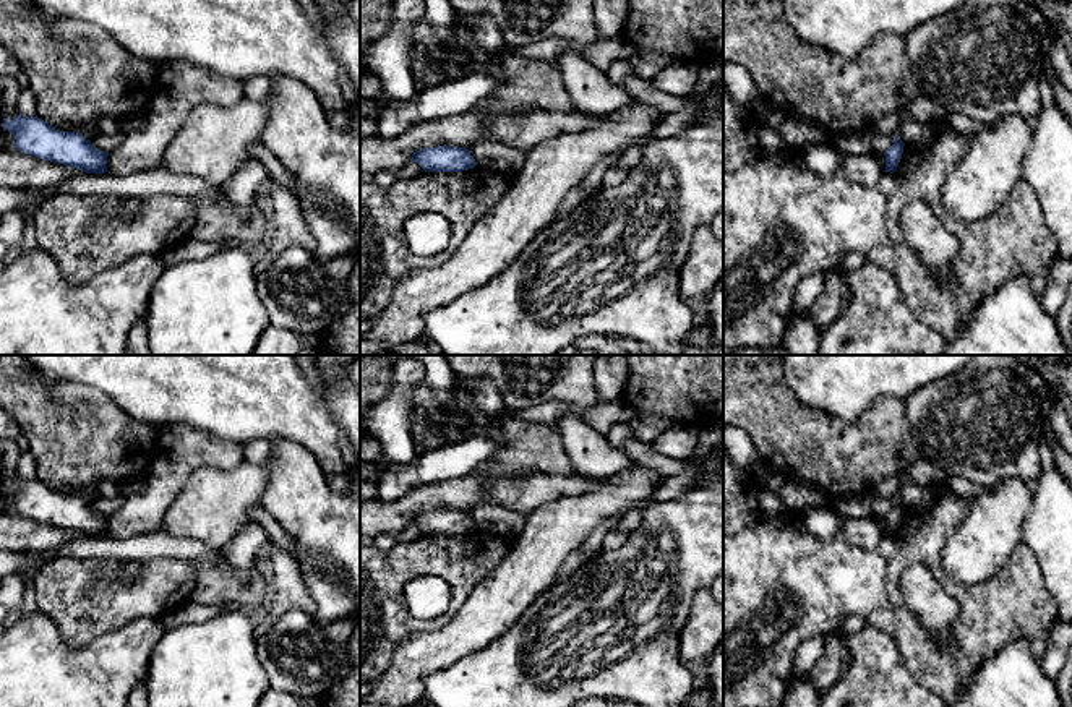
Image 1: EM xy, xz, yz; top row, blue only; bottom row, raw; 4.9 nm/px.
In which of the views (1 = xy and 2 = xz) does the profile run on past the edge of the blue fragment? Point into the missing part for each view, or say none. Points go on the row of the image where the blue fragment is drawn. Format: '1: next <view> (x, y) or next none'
1: next none
2: next none

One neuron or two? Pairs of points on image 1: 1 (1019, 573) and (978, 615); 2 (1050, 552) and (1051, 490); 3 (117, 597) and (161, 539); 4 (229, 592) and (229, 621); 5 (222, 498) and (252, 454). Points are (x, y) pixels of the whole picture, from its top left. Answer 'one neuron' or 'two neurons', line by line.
1: one neuron
2: one neuron
3: two neurons
4: two neurons
5: two neurons

